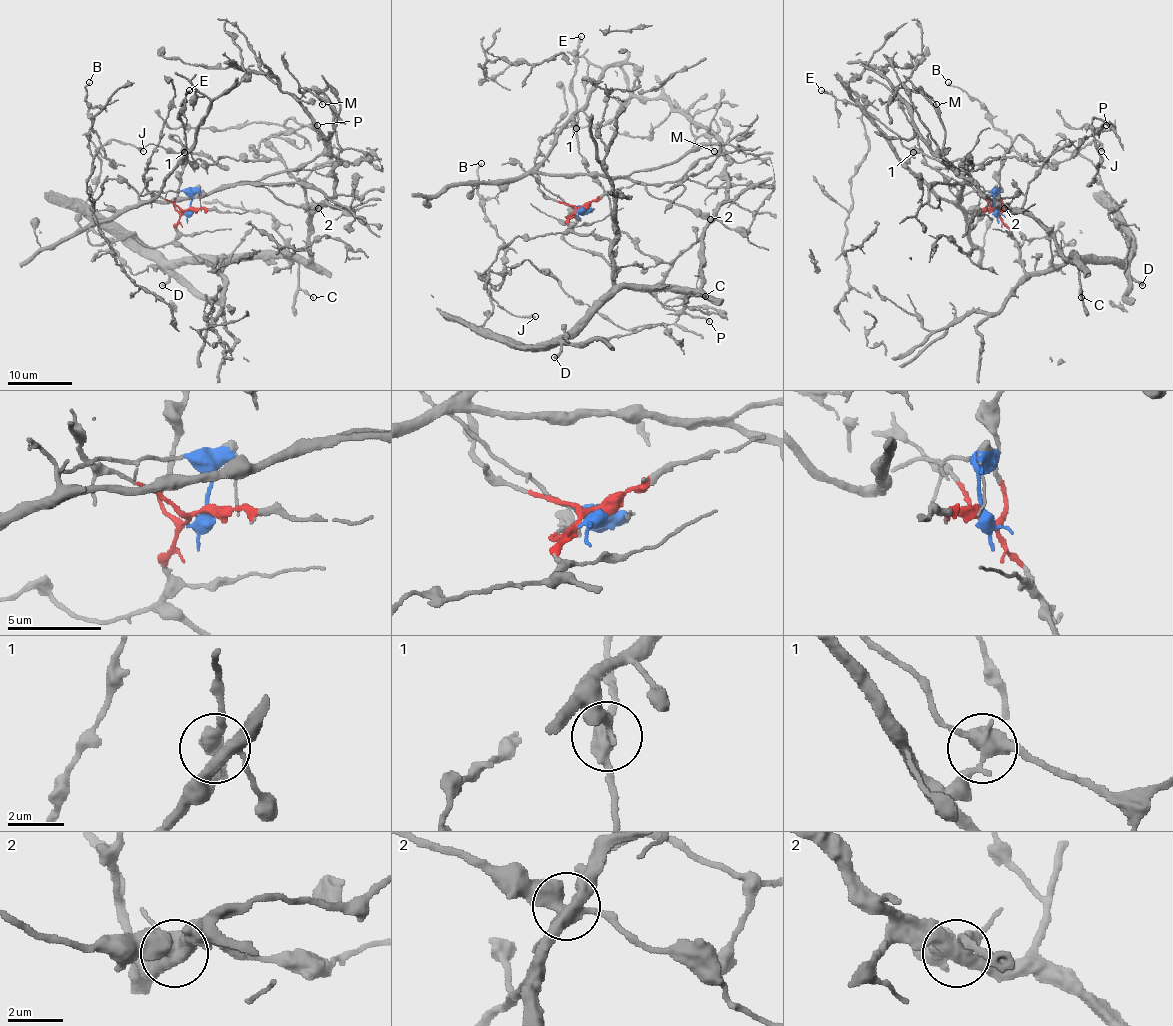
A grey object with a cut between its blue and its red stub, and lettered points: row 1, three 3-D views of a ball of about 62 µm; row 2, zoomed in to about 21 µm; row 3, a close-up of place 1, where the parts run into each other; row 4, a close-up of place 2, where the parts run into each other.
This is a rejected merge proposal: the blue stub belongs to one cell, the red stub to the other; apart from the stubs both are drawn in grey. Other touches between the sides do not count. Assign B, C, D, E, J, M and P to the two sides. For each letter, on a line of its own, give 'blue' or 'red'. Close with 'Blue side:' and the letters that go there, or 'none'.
B: red
C: red
D: red
E: red
J: red
M: red
P: red
Blue side: none

